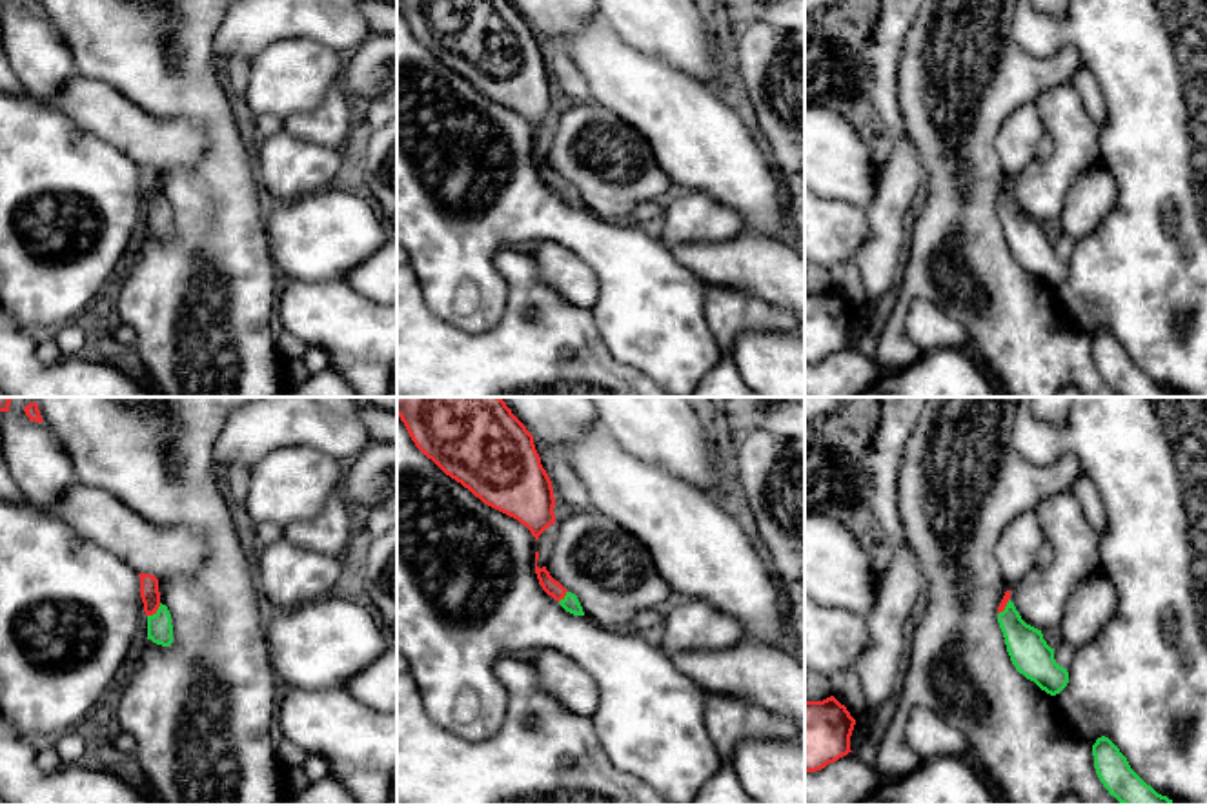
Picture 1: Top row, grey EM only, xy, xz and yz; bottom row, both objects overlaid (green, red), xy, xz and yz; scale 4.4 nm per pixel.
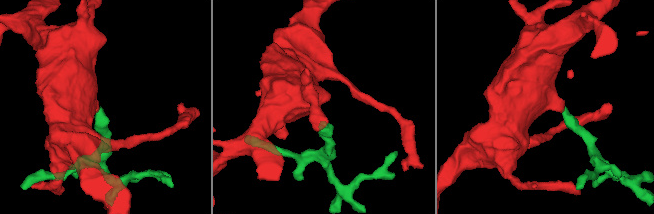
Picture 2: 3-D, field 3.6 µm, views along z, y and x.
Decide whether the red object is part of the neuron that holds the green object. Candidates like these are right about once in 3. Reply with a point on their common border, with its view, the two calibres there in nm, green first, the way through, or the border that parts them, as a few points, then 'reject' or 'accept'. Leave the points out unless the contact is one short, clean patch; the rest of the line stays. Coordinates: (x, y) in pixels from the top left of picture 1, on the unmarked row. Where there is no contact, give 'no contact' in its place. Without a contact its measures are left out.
meets green in xy at (157, 203); 110 nm thick on the green side, 90 nm on the other; runs through xy (159, 217), (157, 203), (150, 186); accept

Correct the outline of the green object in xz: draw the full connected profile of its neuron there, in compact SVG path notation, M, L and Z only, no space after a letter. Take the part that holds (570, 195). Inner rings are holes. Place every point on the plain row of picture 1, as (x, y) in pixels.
M535 144L535 166L543 182L552 188L566 204L573 208L584 208L583 199L575 186L568 184L559 173L555 173L546 158L537 158L539 144Z

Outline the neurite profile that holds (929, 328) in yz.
M928 301L910 306L905 330L919 352L945 346L963 350L970 344L969 331Z

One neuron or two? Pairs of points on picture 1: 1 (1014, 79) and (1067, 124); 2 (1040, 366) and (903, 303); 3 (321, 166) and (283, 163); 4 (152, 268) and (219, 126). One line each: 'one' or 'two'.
1: two
2: one
3: one
4: one

